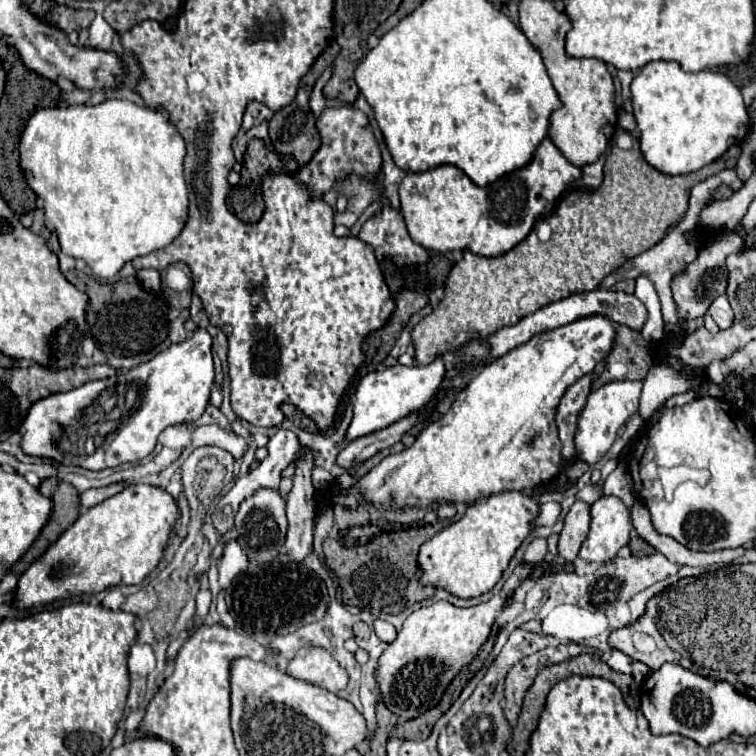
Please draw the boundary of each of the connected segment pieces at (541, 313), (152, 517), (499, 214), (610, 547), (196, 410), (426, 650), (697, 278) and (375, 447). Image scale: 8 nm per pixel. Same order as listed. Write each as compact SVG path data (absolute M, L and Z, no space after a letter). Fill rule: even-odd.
M596 288L592 292L582 292L582 294L572 294L564 300L558 300L558 302L552 302L544 308L540 308L538 312L522 318L518 324L514 326L506 326L498 332L494 332L488 342L492 346L492 352L490 352L490 358L488 360L494 360L506 352L510 352L512 348L516 348L518 344L524 344L528 342L534 334L540 334L540 332L546 332L546 330L552 330L552 328L558 328L558 326L564 326L564 324L570 324L574 322L576 318L584 318L584 316L592 316L592 314L602 314L602 316L608 316L612 322L616 324L624 324L632 330L642 330L644 328L644 322L648 320L648 310L644 310L644 304L634 296L634 294L626 294L626 292L612 292L612 290L606 290L606 288Z
M130 484L112 498L82 512L20 576L10 602L18 608L30 608L76 594L96 594L120 584L140 584L164 558L164 548L178 518L180 508L170 492L152 484Z
M544 138L536 148L532 160L524 168L514 170L512 174L506 174L484 188L476 186L460 168L450 164L444 164L426 172L418 172L418 174L406 174L406 178L400 182L400 188L398 188L400 202L402 202L400 212L404 216L410 238L416 244L424 246L426 250L436 250L436 252L470 250L480 256L500 256L510 248L514 248L518 242L522 242L540 218L554 212L556 202L564 192L564 188L572 180L580 178L580 174L582 170L570 164L562 156L562 152L552 144L550 138Z
M602 496L590 506L590 532L582 542L578 558L604 564L630 540L630 512L622 500Z
M198 328L198 330L196 330L196 332L194 332L194 334L192 334L192 336L190 336L190 338L188 338L188 340L184 340L184 342L180 342L180 344L172 344L172 346L170 346L170 348L166 348L166 350L162 350L162 352L160 352L160 354L158 354L158 356L154 356L154 358L152 358L152 360L150 360L150 362L146 362L146 364L138 364L138 366L136 366L136 368L132 368L132 370L130 370L130 374L124 374L124 376L110 376L110 378L104 378L104 380L92 380L92 382L86 382L86 384L82 384L82 386L78 386L78 388L74 388L74 390L68 390L68 392L56 392L56 394L50 394L50 396L46 396L46 398L40 398L40 400L36 400L36 402L34 402L34 404L32 404L32 406L30 406L30 408L28 408L28 414L26 414L26 418L24 418L24 422L22 422L22 426L20 426L20 432L22 432L22 442L20 442L20 448L22 448L22 450L24 450L24 454L28 454L28 456L38 456L38 458L50 458L50 460L56 460L56 462L58 462L58 464L62 464L62 466L80 466L80 468L86 468L86 470L104 470L104 468L114 468L114 466L118 466L118 464L126 464L126 462L136 462L136 460L142 460L142 458L146 458L146 456L148 456L148 454L152 454L152 450L154 450L154 446L156 446L156 440L158 440L158 436L160 436L160 432L162 432L162 430L164 430L164 428L168 428L168 426L174 426L174 424L182 424L182 422L194 422L194 420L196 420L196 418L198 418L198 416L200 416L200 414L202 414L202 412L204 412L204 408L206 408L206 406L208 406L208 402L210 402L210 388L212 388L212 384L214 384L214 362L212 362L212 340L210 340L210 334L208 334L208 332L206 332L206 330L204 330L204 328ZM90 420L92 420L92 422L94 422L94 424L96 424L96 426L98 426L98 430L96 430L96 428L90 428L90 430L88 430L88 442L86 442L86 424L88 424L88 426L90 426Z
M516 566L512 578L506 580L502 592L484 604L472 608L456 608L448 602L434 602L428 608L412 612L406 618L396 640L382 652L378 660L376 692L378 698L388 706L388 710L404 720L410 720L434 708L452 678L460 672L460 668L468 666L474 660L480 646L490 636L492 624L502 612L506 598L512 596L514 588L520 586L522 578L532 572L530 568L532 566Z
M728 232L728 234L718 234L716 238L712 238L710 242L706 242L700 252L698 252L698 258L686 268L684 274L676 274L674 280L672 280L672 296L678 304L678 314L680 314L680 324L684 320L690 320L690 318L698 318L698 316L704 316L708 306L712 304L712 300L718 296L718 294L724 294L726 290L726 258L728 254L736 254L744 248L744 242L738 234L734 232Z
M410 414L382 430L376 430L372 434L366 434L366 436L360 436L356 440L352 440L338 456L338 464L344 466L344 468L354 468L356 464L372 458L376 452L384 450L384 448L390 448L392 444L396 444L418 420L422 420L424 416L418 416L418 414Z

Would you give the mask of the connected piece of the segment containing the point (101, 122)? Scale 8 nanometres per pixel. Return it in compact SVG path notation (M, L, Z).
M120 98L94 106L42 108L28 120L18 152L26 182L44 200L46 226L58 236L62 252L82 258L98 278L112 278L136 256L168 246L184 228L188 216L188 190L184 182L186 144L164 108L138 106Z

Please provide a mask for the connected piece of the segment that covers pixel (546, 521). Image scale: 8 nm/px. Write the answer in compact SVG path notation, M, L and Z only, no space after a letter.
M546 502L540 506L538 516L530 522L530 526L552 526L560 516L560 504L558 502Z

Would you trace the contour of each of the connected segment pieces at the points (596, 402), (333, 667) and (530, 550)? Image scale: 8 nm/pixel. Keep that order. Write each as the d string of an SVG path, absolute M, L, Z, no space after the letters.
M614 380L604 384L602 388L590 392L588 402L580 414L578 430L576 430L576 458L586 464L596 464L602 460L602 456L610 450L614 444L618 430L628 422L630 416L638 410L638 398L640 398L642 382L632 380Z
M302 646L294 660L290 660L286 672L330 692L340 692L348 684L348 672L332 658L328 650L318 646Z
M534 538L528 548L526 548L526 554L524 554L524 562L526 564L536 564L536 562L542 562L544 556L548 552L548 544L546 544L546 538Z

